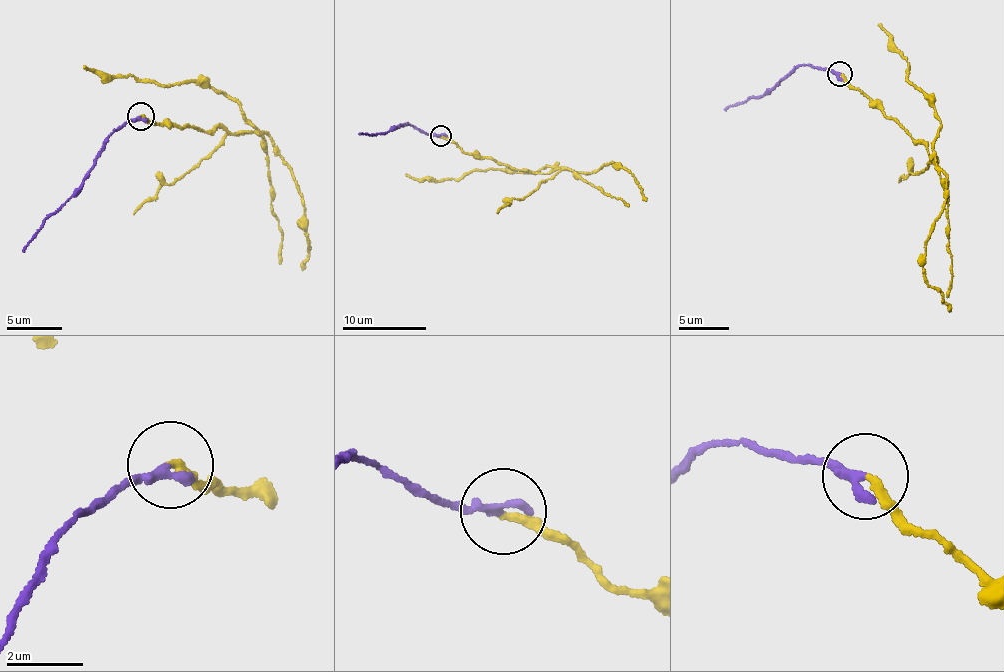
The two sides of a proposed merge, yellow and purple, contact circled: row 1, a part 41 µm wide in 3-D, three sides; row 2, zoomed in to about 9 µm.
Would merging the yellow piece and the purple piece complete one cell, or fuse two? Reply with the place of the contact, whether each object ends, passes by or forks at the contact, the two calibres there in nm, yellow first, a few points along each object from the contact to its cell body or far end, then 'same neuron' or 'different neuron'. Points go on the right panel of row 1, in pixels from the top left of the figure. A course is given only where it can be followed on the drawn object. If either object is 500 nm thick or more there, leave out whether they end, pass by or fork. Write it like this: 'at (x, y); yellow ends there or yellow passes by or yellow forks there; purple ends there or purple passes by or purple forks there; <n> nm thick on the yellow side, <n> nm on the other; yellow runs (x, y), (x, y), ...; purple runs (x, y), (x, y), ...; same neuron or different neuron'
at (840, 73); yellow ends there; purple ends there; 200 nm thick on the yellow side, 280 nm on the other; yellow runs (839, 74), (927, 148), (935, 162), (935, 137), (940, 122), (923, 92), (906, 78), (908, 63), (878, 24); purple runs (839, 74), (804, 63), (763, 95), (750, 96), (724, 108); different neuron

